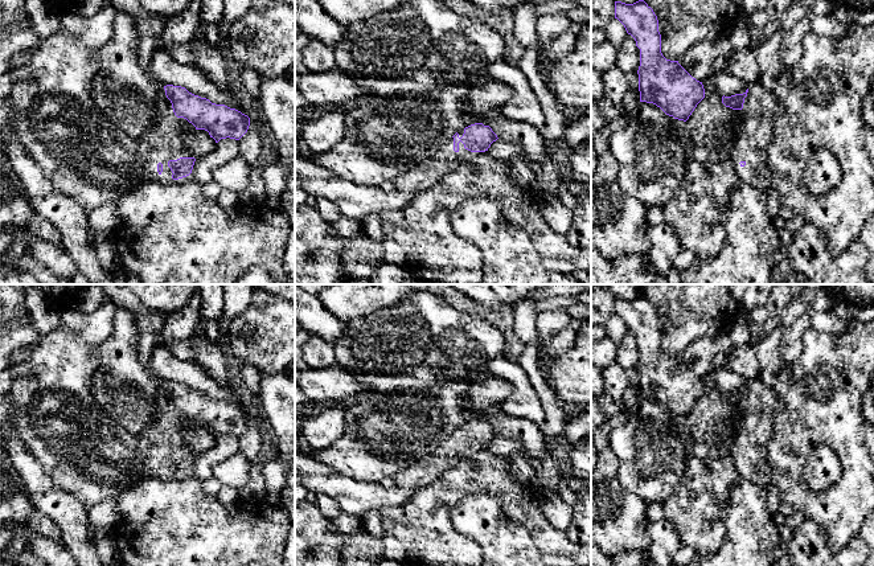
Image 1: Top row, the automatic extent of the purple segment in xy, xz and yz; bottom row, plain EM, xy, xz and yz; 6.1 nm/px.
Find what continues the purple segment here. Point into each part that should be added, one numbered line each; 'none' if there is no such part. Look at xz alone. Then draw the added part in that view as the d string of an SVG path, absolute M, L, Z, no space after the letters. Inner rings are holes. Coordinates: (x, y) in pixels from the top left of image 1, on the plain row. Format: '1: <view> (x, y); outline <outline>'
1: xz (425, 471); outline M454 434L443 438L443 442L430 455L420 458L410 467L402 468L393 476L395 487L417 492L434 483L443 472L454 468L461 460L473 456L481 448L471 448L459 439L459 447L454 447Z

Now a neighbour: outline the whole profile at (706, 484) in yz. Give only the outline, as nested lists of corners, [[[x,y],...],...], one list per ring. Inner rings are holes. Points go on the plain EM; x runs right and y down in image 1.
[[[729,454],[688,459],[684,479],[662,506],[665,520],[674,525],[682,545],[690,546],[695,554],[711,554],[726,540],[721,510],[739,477]]]

